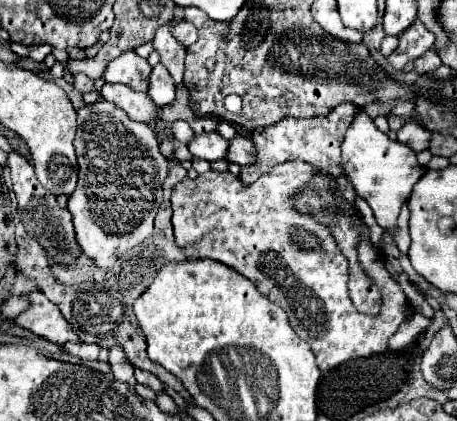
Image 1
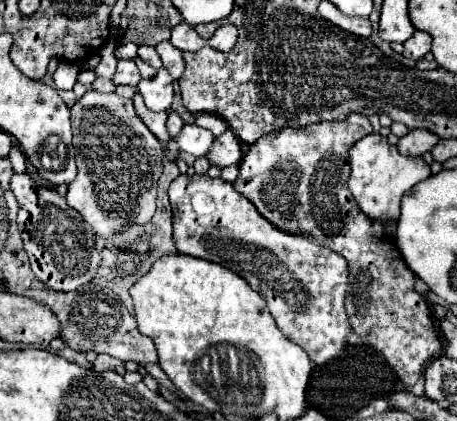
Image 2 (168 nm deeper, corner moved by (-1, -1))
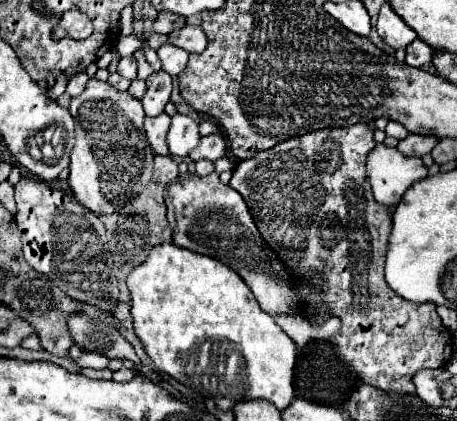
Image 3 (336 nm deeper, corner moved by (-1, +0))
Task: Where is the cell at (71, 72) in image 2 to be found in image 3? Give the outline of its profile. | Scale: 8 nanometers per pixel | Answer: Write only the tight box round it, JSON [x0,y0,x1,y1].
[49,72,69,100]

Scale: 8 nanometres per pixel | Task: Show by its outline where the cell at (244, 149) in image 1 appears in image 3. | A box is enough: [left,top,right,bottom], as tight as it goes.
[189,134,227,162]

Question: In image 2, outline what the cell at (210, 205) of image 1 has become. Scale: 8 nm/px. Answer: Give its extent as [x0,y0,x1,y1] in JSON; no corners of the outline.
[169,175,351,365]

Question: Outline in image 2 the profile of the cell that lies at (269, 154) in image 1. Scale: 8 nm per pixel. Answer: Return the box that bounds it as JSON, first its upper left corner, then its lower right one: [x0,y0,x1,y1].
[233,115,441,387]

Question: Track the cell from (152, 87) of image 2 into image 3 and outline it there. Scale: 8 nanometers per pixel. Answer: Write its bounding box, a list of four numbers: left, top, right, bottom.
[141,70,171,116]

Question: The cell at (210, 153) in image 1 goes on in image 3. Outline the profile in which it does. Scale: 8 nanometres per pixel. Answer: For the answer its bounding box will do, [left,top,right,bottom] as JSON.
[167,114,201,156]

